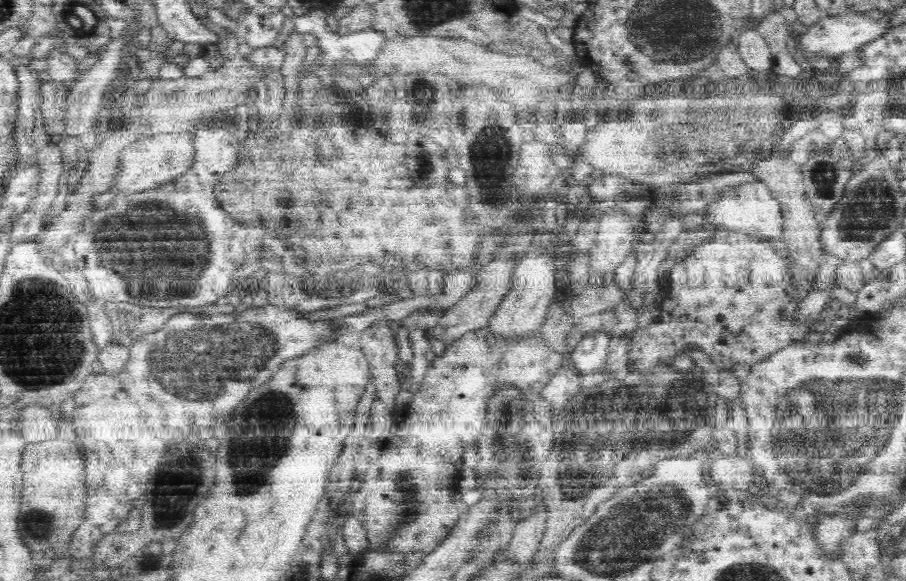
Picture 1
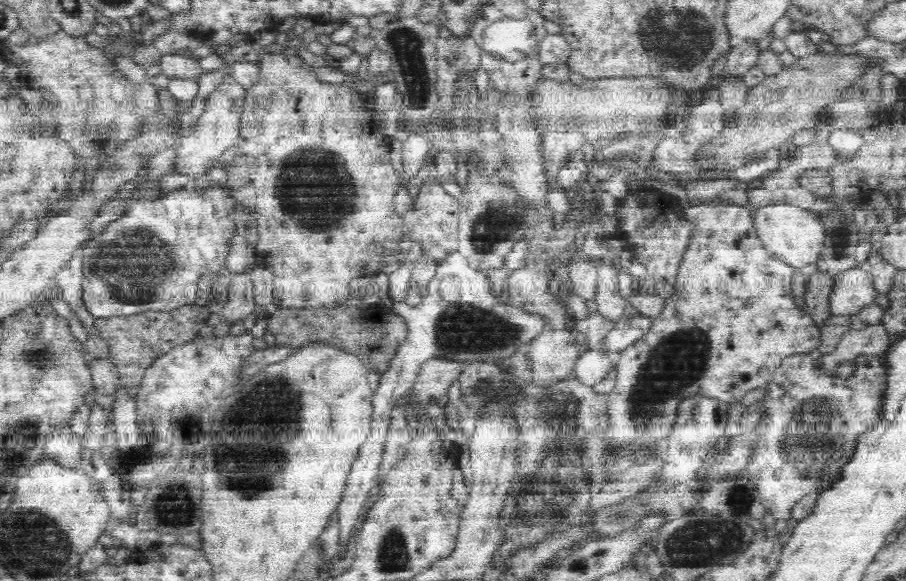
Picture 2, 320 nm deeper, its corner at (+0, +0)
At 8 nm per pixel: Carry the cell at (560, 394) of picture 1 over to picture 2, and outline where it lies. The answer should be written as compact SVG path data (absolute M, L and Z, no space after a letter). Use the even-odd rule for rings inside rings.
M589 349L577 361L572 375L583 385L593 386L604 380L613 368L607 354L598 349Z

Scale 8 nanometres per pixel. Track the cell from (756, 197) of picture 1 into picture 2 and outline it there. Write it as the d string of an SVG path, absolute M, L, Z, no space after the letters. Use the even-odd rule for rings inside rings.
M787 202L750 208L752 228L760 244L792 267L815 263L822 248L822 225L809 210Z

